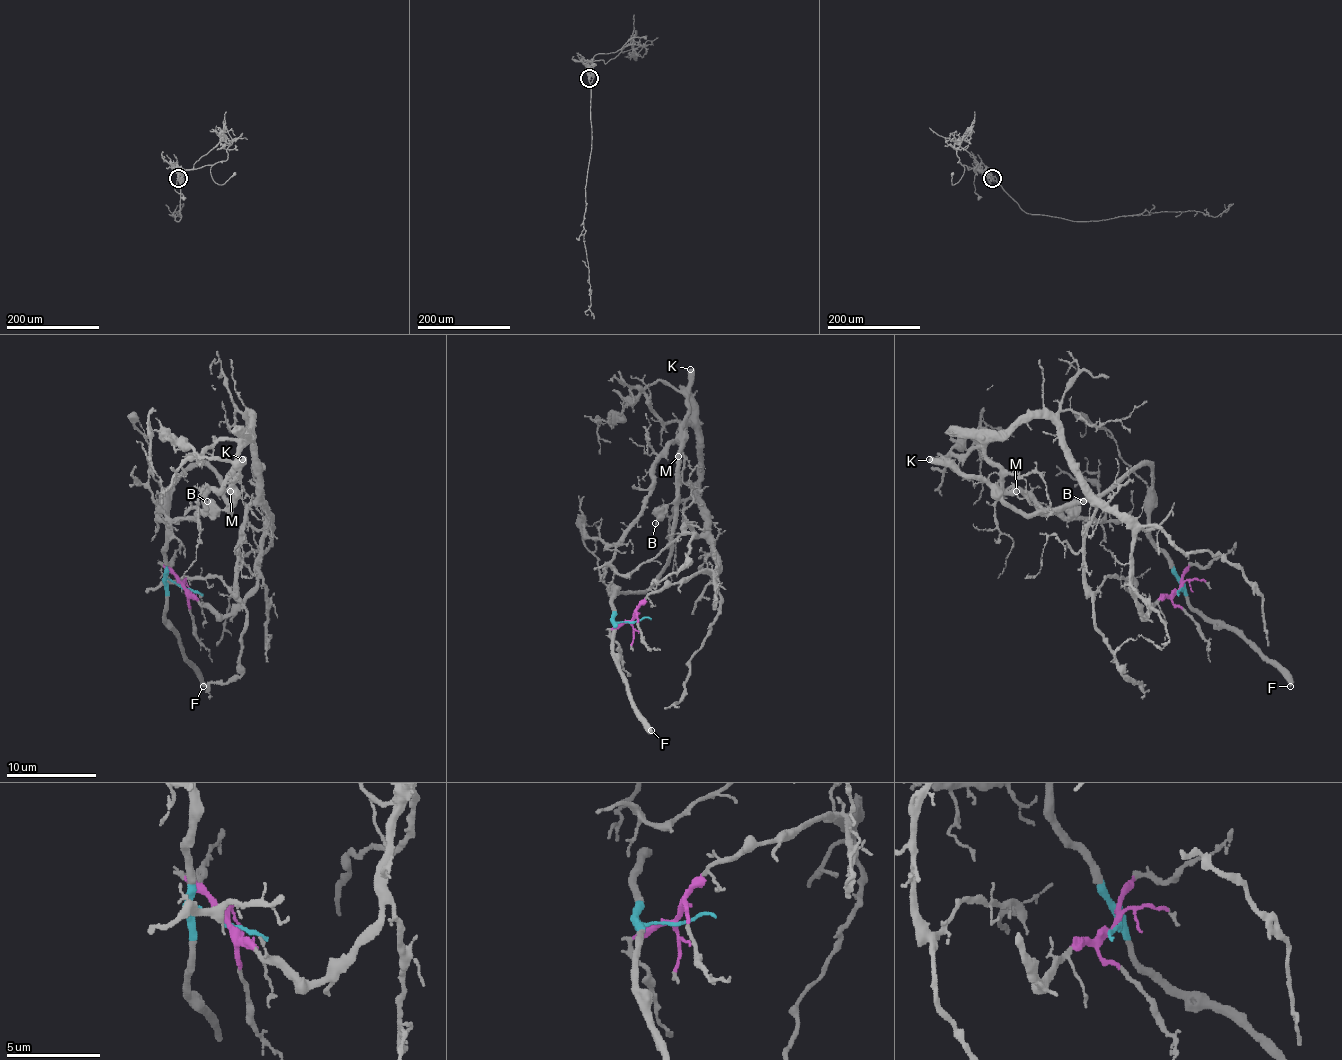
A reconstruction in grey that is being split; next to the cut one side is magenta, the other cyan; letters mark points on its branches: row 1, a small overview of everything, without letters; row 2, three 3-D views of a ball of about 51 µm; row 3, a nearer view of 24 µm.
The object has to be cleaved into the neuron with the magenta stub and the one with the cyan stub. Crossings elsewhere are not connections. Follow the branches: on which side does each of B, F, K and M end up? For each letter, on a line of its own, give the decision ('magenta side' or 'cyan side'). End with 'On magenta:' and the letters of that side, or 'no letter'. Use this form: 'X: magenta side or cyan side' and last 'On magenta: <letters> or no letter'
B: cyan side
F: cyan side
K: cyan side
M: cyan side
On magenta: no letter

